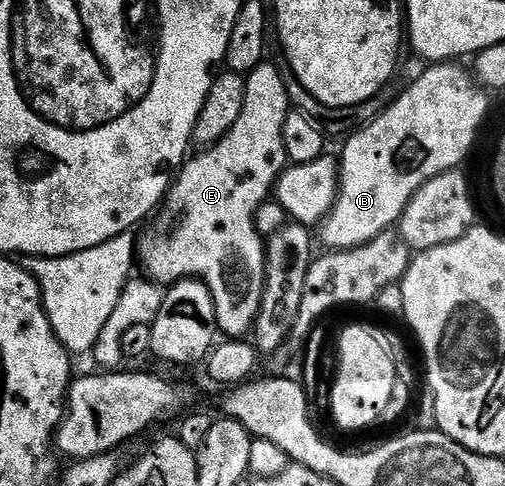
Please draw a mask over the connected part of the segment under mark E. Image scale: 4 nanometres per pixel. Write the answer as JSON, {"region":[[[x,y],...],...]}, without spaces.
{"region":[[[262,63],[247,74],[245,82],[247,99],[243,99],[243,112],[235,127],[219,143],[202,148],[197,154],[194,152],[182,164],[167,194],[166,226],[151,230],[139,241],[139,269],[150,281],[161,287],[172,287],[186,279],[205,282],[215,303],[217,328],[229,339],[241,339],[254,332],[265,290],[266,238],[257,230],[257,212],[264,201],[270,200],[289,161],[287,147],[283,147],[283,123],[291,102],[283,75],[276,64]]]}

